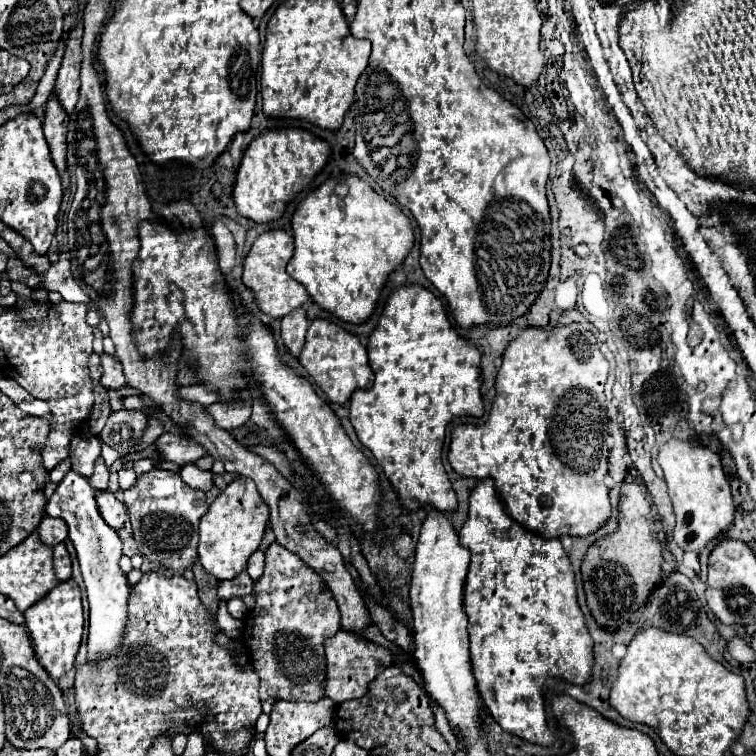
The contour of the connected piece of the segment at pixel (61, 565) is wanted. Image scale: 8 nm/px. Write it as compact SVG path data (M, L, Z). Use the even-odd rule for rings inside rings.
M57 544L53 548L53 554L55 554L55 574L57 574L57 580L65 582L71 578L71 558L69 558L69 552L65 548L65 544Z

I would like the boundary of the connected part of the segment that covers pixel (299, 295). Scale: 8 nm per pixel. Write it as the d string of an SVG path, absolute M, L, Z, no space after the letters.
M269 230L261 234L245 258L243 284L253 292L259 310L269 314L271 318L283 318L293 310L297 310L299 306L303 306L305 302L309 302L307 290L299 282L293 282L293 278L289 278L285 270L291 258L293 258L293 238L285 230Z

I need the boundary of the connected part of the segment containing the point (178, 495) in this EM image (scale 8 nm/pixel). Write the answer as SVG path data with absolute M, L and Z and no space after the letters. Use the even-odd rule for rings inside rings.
M155 466L137 476L135 484L125 490L125 506L133 526L133 538L145 558L163 564L173 572L183 572L193 566L197 558L199 520L209 508L205 492L187 486L177 472Z

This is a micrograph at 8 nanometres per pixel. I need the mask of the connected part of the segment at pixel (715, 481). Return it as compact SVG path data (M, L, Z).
M673 438L661 444L657 462L663 468L673 510L677 516L673 538L683 550L701 552L707 546L707 542L725 532L727 526L733 522L735 504L721 460L715 452L711 452L701 444Z

